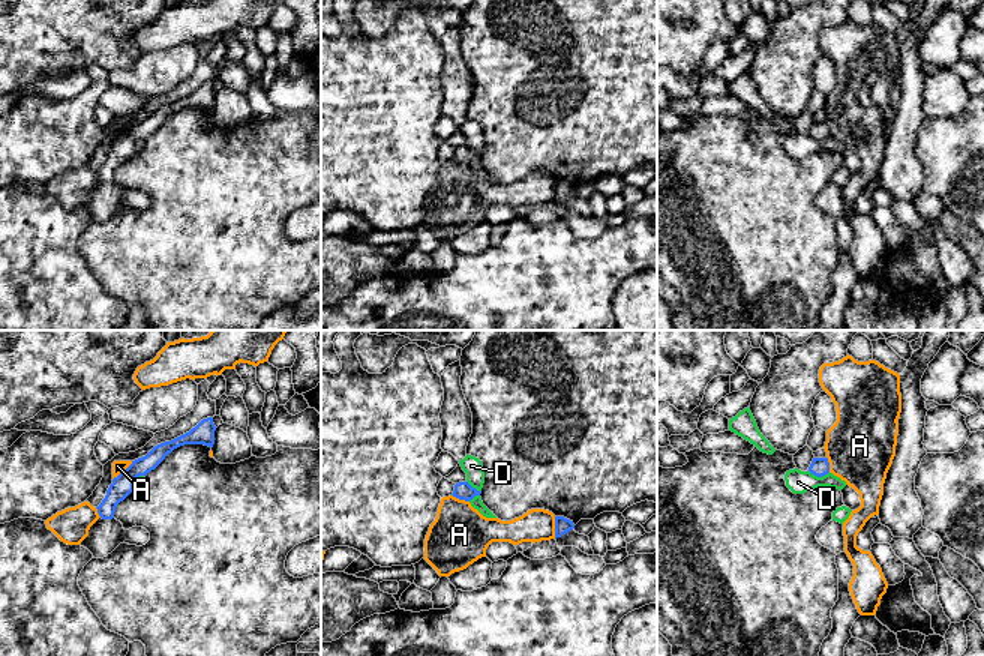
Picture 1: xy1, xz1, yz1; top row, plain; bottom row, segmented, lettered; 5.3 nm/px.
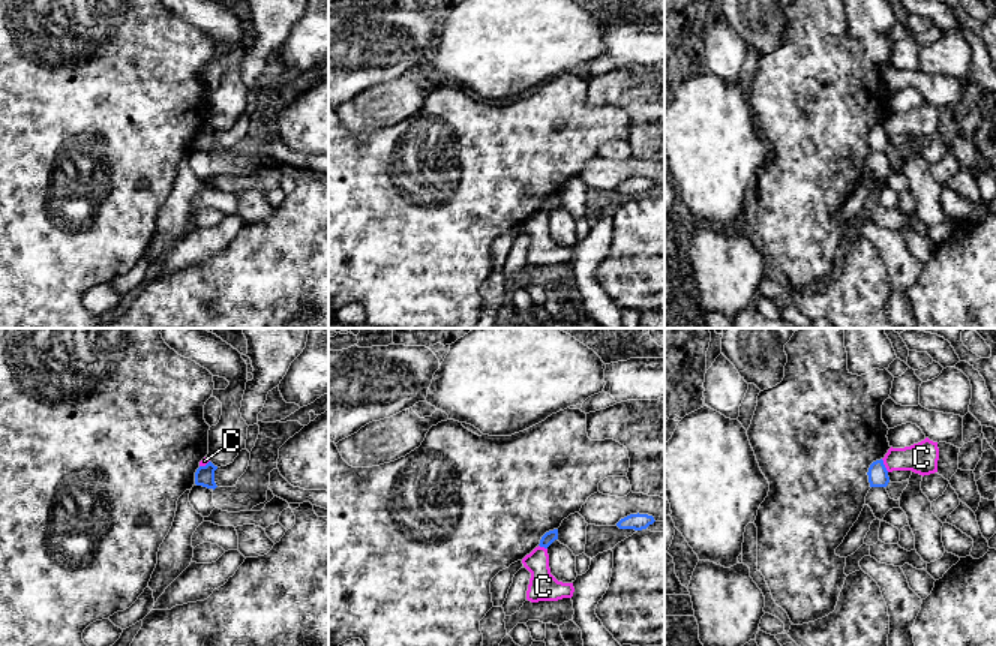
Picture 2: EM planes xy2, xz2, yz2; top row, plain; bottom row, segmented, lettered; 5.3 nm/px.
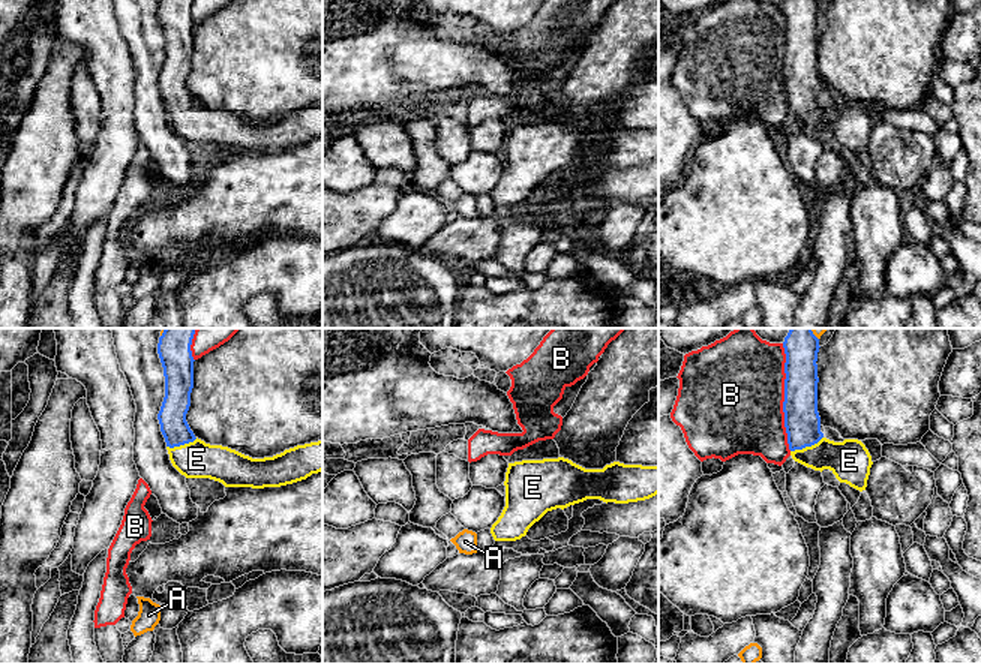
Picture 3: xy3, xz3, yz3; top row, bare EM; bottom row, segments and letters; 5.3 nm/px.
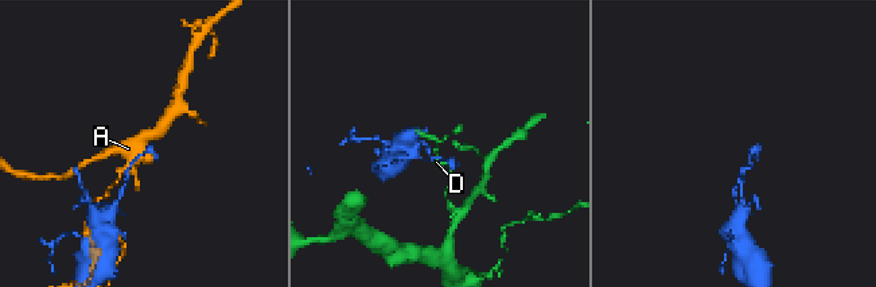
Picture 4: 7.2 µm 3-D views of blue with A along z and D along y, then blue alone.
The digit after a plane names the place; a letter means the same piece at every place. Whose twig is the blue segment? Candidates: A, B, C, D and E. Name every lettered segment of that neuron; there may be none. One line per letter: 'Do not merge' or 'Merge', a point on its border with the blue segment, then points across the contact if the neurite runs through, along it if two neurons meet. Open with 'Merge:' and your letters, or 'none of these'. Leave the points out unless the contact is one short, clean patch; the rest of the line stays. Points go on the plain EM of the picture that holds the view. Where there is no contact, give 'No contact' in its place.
Merge: E
A: Do not merge. Touches blue at xz1 (555, 191)
B: Do not merge. Touches blue at yz3 (785, 62)
C: Do not merge. Touches blue at yz2 (884, 129). Boundary: yz2 (881, 123), (888, 135)
D: Do not merge. Touches blue at yz1 (819, 140). Boundary: yz1 (809, 134), (818, 140), (828, 137)
E: Merge. Touches blue at yz3 (806, 110). Path across: yz3 (801, 83), (806, 110), (818, 117), (849, 125)

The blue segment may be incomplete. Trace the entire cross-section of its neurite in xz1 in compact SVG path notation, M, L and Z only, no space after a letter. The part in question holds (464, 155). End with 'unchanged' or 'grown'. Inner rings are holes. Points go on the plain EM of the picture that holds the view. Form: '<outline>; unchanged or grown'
M459 146L459 147L454 149L454 155L453 155L452 159L459 162L459 164L470 165L476 159L480 159L480 158L482 158L482 155L477 155L468 146Z; unchanged

